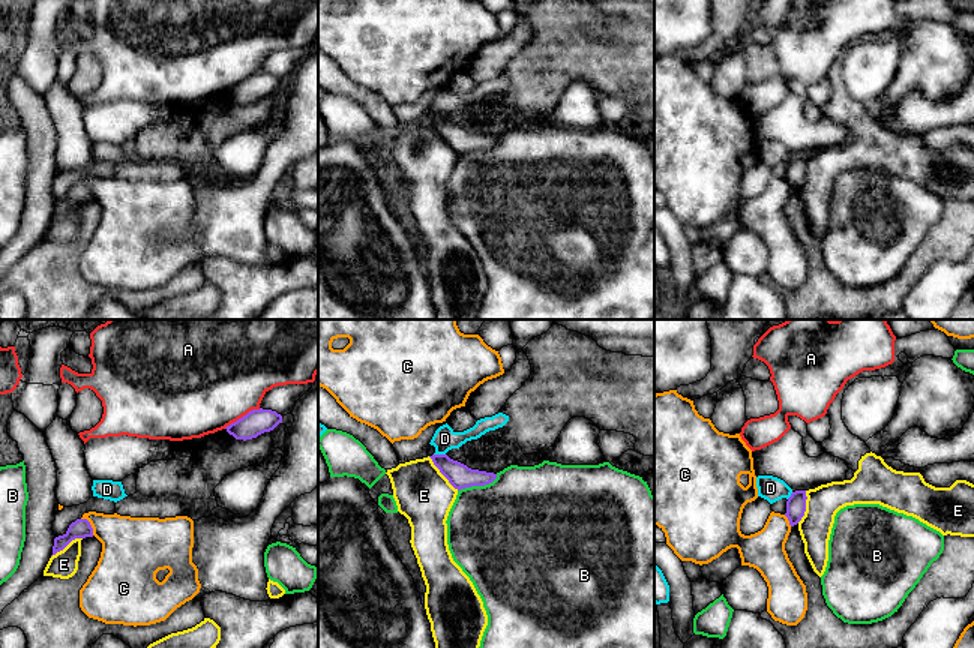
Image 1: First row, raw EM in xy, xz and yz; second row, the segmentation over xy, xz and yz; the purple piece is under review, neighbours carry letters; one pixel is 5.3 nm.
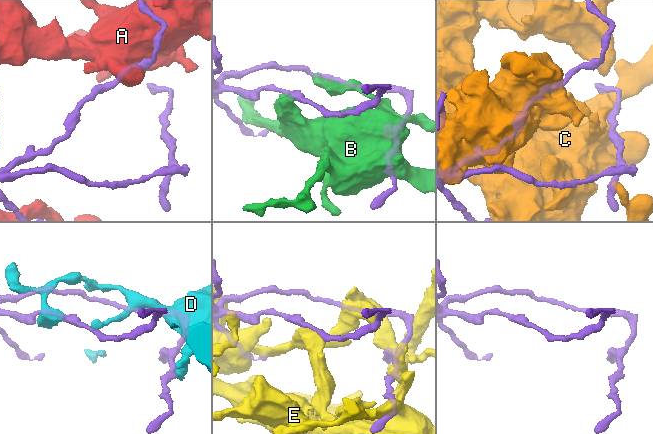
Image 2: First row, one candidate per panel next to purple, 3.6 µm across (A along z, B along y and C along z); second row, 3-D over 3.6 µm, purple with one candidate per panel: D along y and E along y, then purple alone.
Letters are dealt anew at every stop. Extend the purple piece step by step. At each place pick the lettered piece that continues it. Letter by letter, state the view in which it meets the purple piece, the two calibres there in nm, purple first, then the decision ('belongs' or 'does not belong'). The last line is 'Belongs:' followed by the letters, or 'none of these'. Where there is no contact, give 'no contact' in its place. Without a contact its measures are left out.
A: meets purple in xy; 140 nm thick on the purple side, 500 nm on the other; does not belong
B: meets purple in xz; 140 nm thick on the purple side, 480 nm on the other; does not belong
C: meets purple in xy; 110 nm thick on the purple side, 320 nm on the other; does not belong
D: meets purple in xz; 140 nm thick on the purple side, 120 nm on the other; does not belong
E: meets purple in xz; 140 nm thick on the purple side, 300 nm on the other; does not belong
Belongs: none of these

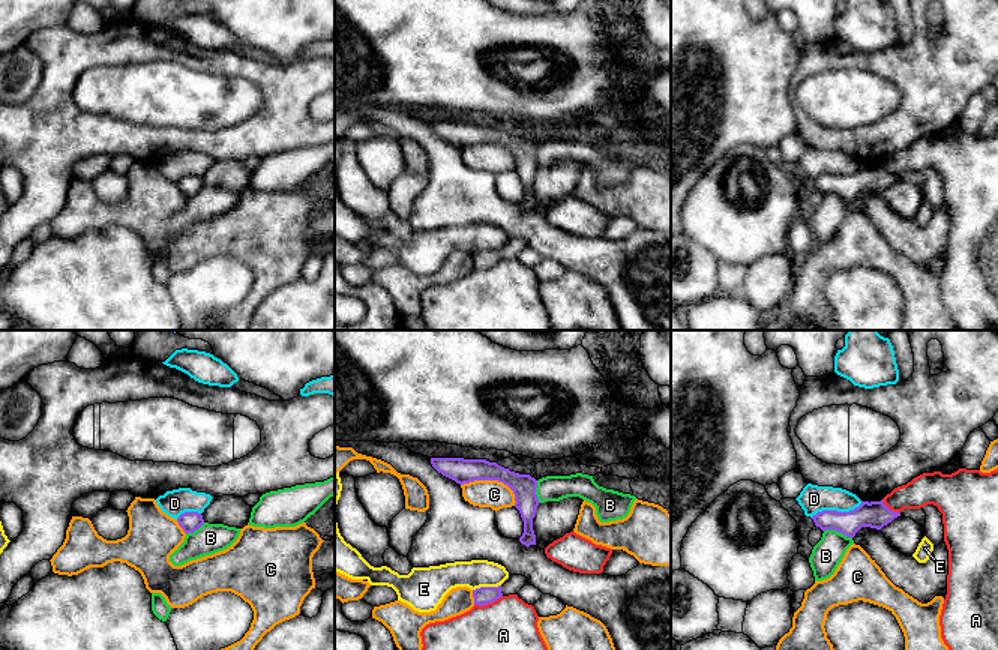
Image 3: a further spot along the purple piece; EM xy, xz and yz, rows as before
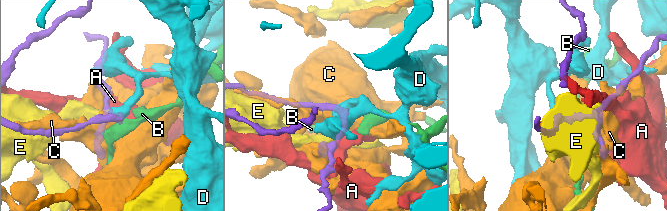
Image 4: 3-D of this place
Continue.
A: meets purple in xz; 100 nm thick on the purple side, 480 nm on the other; does not belong
B: meets purple in yz; 140 nm thick on the purple side, 160 nm on the other; does not belong
C: meets purple in xz; 130 nm thick on the purple side, 150 nm on the other; does not belong
D: meets purple in yz; 140 nm thick on the purple side, 150 nm on the other; does not belong
E: meets purple in xz; 100 nm thick on the purple side, 150 nm on the other; does not belong
Belongs: none of these

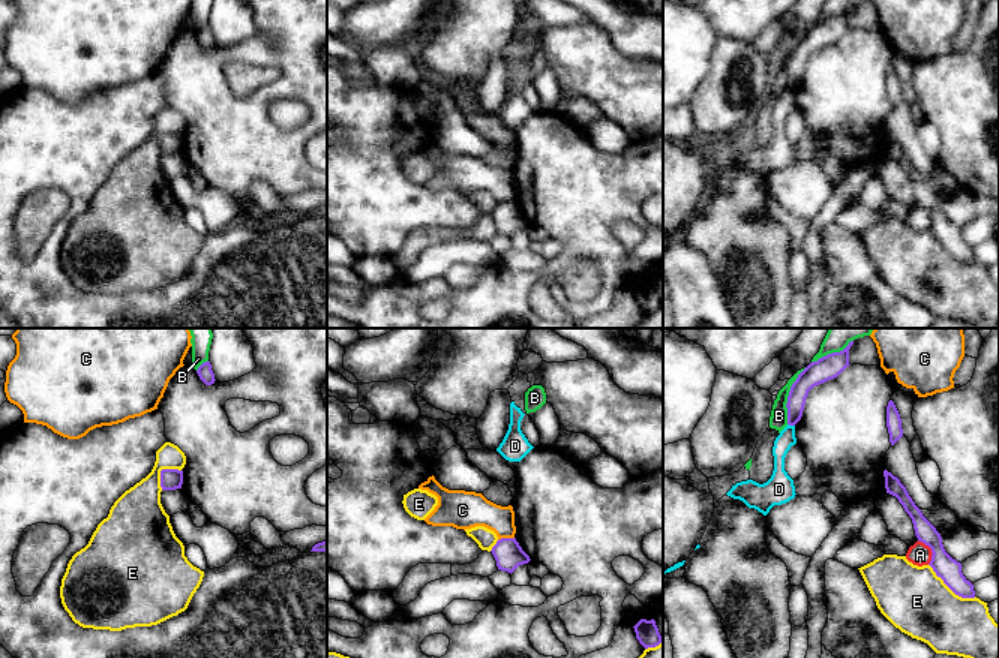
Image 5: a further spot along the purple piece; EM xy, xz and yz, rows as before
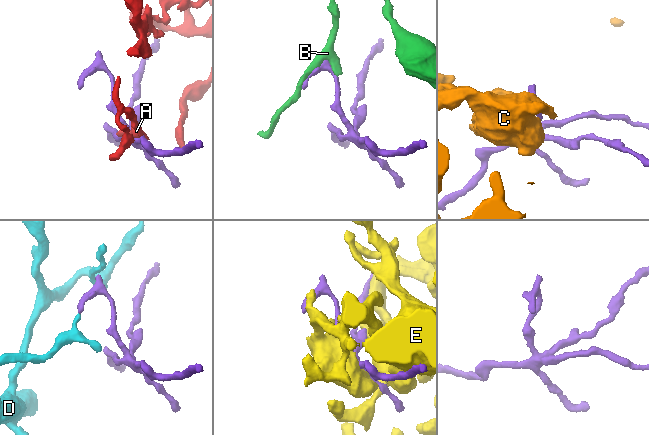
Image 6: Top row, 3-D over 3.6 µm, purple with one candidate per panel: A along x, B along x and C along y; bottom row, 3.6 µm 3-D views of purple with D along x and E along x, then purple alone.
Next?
A: meets purple in yz; 120 nm thick on the purple side, 120 nm on the other; does not belong
B: meets purple in yz; 130 nm thick on the purple side, 100 nm on the other; does not belong
C: meets purple in xz; 160 nm thick on the purple side, 190 nm on the other; does not belong
D: meets purple in yz; 100 nm thick on the purple side, 90 nm on the other; does not belong
E: meets purple in yz; 120 nm thick on the purple side, 360 nm on the other; does not belong
Belongs: none of these

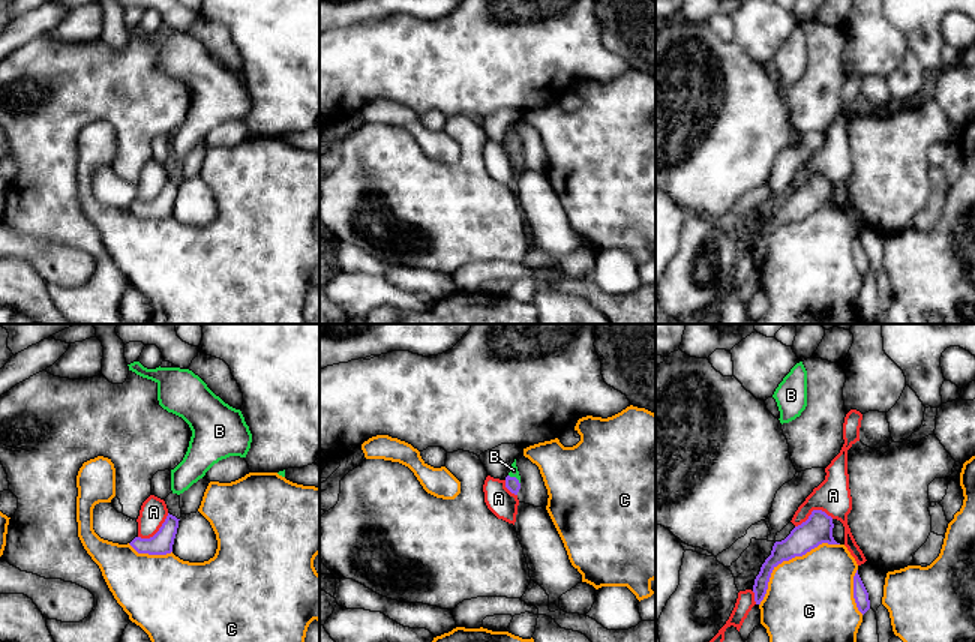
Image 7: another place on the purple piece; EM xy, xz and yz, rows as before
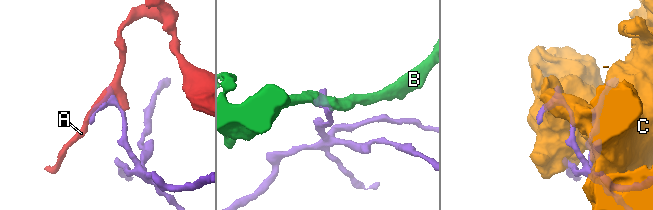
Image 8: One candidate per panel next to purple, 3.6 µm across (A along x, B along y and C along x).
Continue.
A: meets purple in yz; 160 nm thick on the purple side, 190 nm on the other; does not belong
B: meets purple in xz; 80 nm thick on the purple side, 50 nm on the other; belongs
C: meets purple in yz; 160 nm thick on the purple side, 460 nm on the other; does not belong
Belongs: B

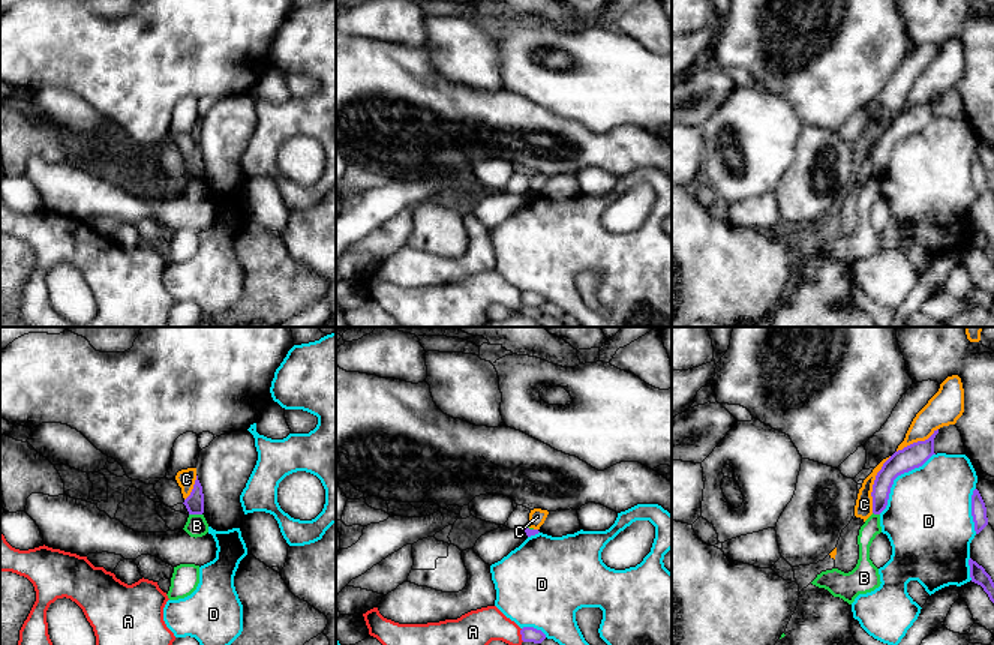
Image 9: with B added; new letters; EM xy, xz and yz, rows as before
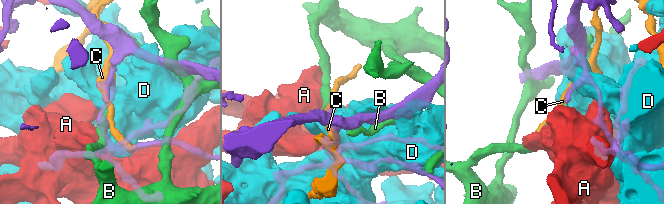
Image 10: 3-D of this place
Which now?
A: meets purple in xz; 80 nm thick on the purple side, 200 nm on the other; does not belong
B: meets purple in xy; 100 nm thick on the purple side, 120 nm on the other; does not belong
C: meets purple in yz; 130 nm thick on the purple side, 100 nm on the other; does not belong
D: meets purple in yz; 130 nm thick on the purple side, 460 nm on the other; does not belong
Belongs: none of these

